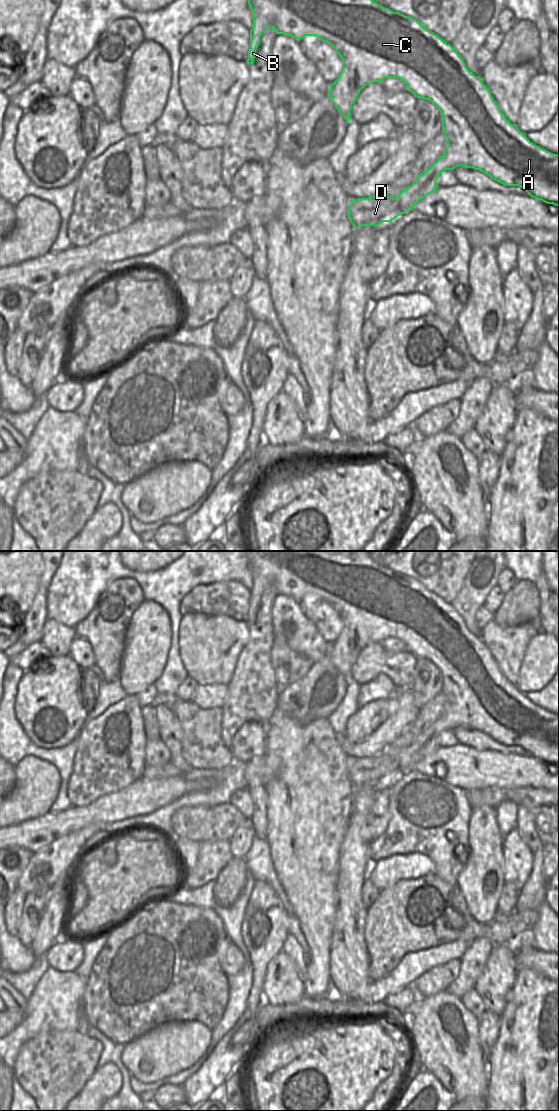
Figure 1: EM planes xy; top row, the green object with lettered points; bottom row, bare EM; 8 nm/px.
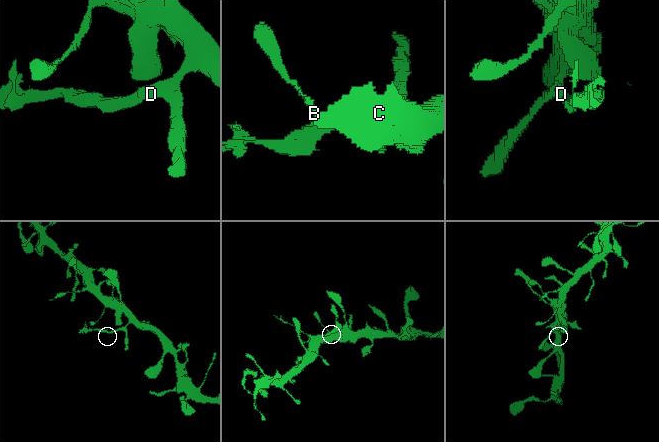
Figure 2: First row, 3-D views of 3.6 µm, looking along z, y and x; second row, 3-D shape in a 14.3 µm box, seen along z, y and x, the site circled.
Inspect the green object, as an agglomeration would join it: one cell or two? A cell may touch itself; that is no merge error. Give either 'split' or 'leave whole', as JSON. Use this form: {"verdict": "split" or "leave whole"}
{"verdict": "split"}

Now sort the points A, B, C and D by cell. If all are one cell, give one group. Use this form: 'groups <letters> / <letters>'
groups A B C / D

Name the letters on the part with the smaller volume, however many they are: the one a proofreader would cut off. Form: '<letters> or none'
D

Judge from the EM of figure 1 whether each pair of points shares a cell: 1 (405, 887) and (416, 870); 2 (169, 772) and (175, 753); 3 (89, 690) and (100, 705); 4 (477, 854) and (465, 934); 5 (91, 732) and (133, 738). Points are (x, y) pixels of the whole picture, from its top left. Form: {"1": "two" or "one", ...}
{"1": "two", "2": "two", "3": "two", "4": "two", "5": "one"}

